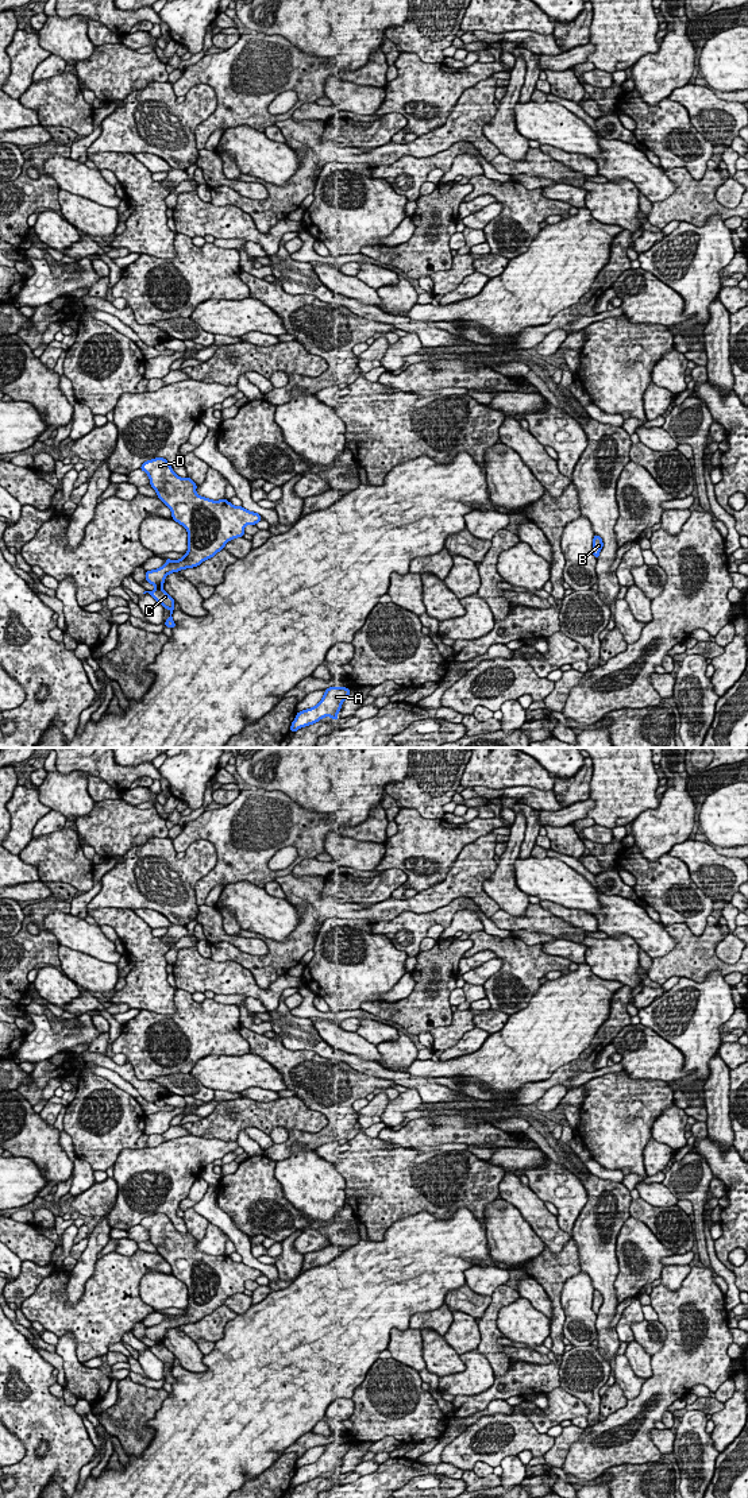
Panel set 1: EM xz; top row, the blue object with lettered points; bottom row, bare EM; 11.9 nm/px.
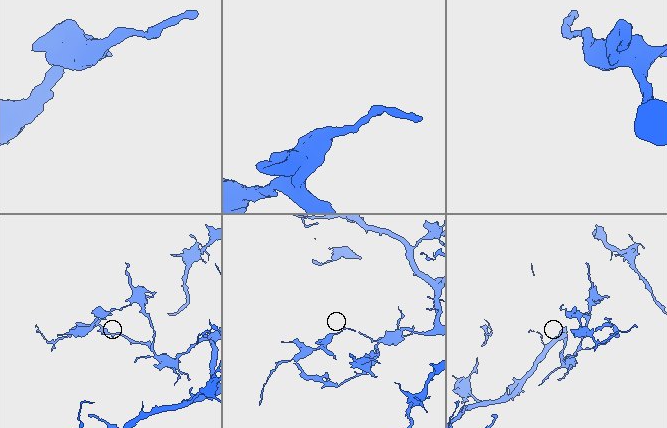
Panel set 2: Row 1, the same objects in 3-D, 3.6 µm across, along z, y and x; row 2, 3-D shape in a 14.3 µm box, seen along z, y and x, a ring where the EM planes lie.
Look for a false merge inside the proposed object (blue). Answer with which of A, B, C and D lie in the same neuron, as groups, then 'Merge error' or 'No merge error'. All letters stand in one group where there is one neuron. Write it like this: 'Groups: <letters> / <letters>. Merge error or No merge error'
Groups: A B C / D. Merge error

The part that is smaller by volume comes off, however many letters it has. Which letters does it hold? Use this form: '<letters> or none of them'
D

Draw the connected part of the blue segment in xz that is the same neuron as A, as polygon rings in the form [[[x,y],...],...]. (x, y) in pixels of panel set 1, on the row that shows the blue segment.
[[[346,687],[327,688],[324,696],[316,706],[297,713],[292,722],[290,731],[294,733],[298,729],[313,725],[325,717],[331,717],[333,721],[338,721],[338,713],[350,692],[351,690]]]

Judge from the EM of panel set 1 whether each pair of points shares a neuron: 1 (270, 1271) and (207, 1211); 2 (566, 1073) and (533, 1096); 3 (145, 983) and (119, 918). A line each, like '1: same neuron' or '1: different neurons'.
1: same neuron
2: same neuron
3: same neuron

